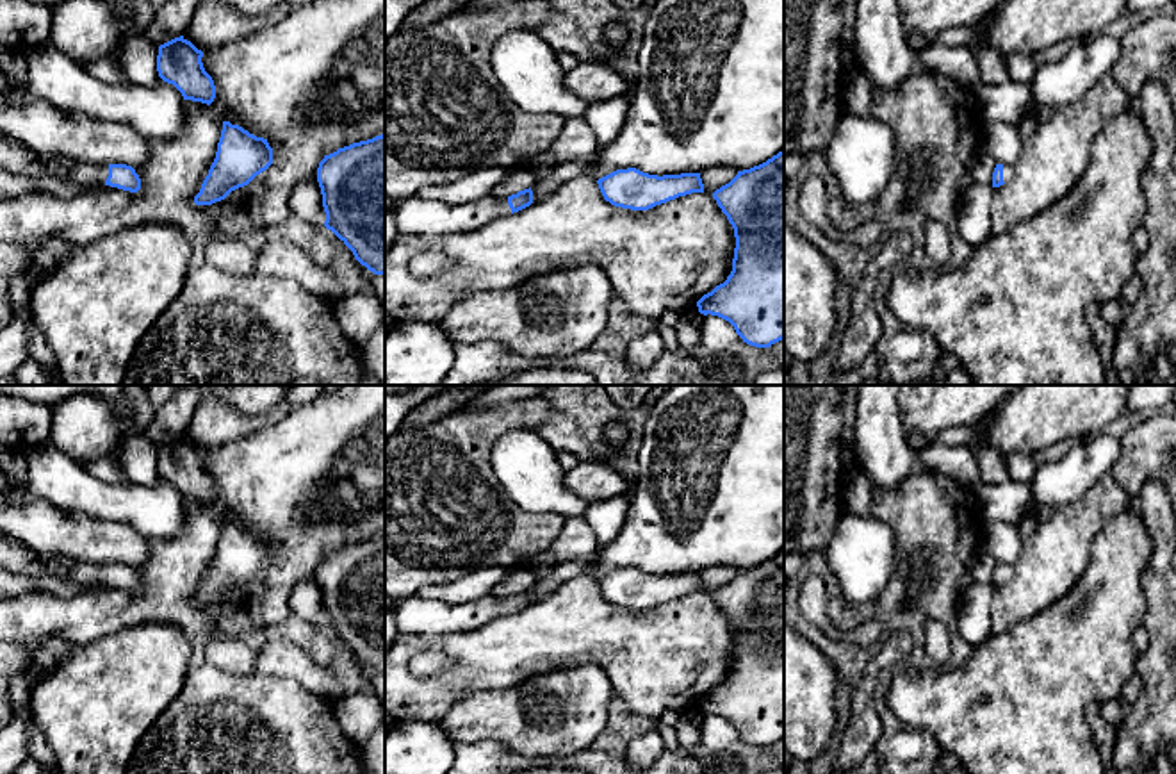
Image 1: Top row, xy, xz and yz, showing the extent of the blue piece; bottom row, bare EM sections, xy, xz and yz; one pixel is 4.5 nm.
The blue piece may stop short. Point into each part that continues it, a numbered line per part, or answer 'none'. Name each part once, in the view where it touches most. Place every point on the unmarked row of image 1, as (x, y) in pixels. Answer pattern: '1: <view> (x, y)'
1: xy (91, 575)

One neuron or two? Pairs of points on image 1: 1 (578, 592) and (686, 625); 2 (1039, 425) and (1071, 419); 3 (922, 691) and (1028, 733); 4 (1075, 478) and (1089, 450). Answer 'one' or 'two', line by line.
1: one
2: one
3: one
4: one

